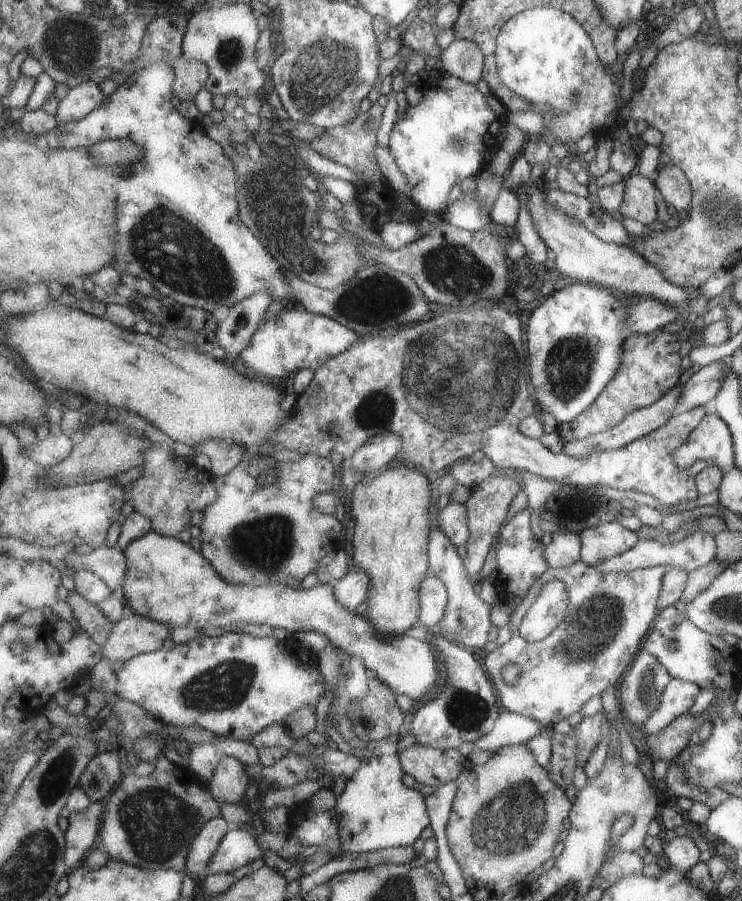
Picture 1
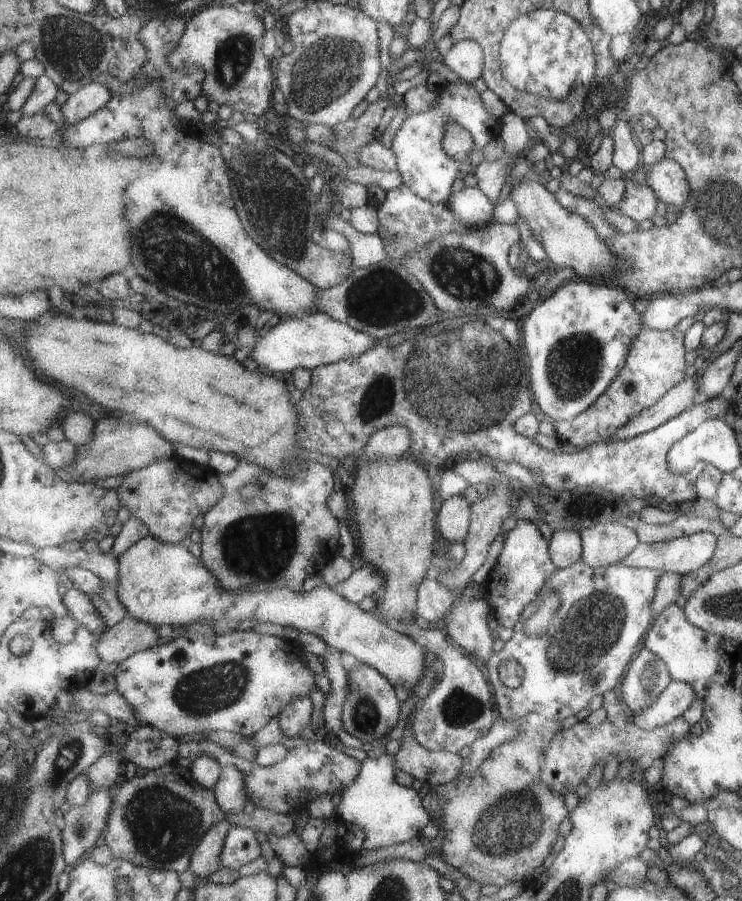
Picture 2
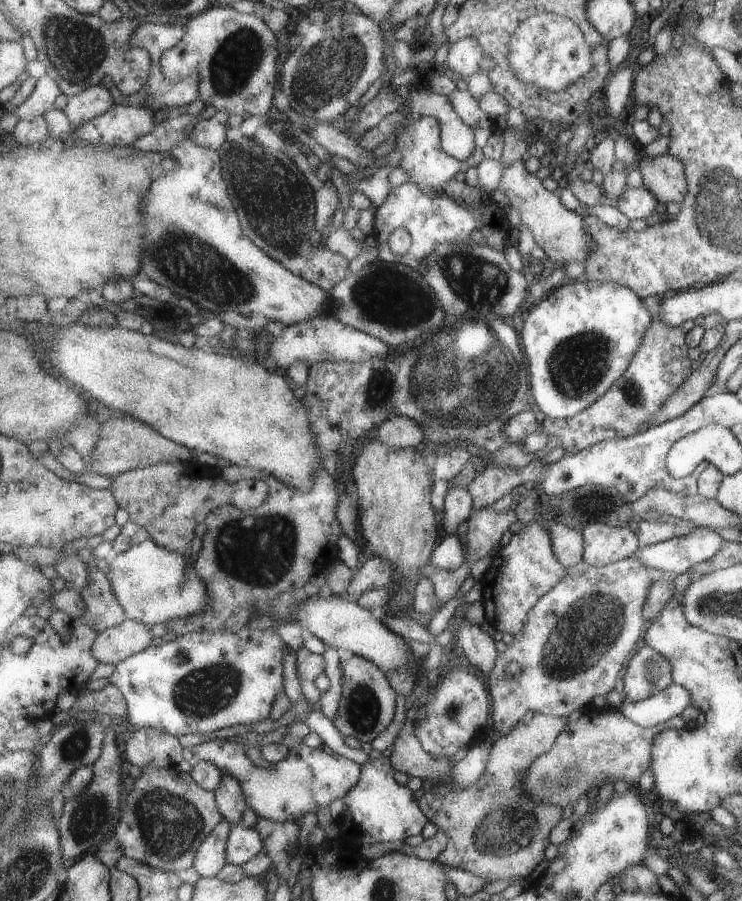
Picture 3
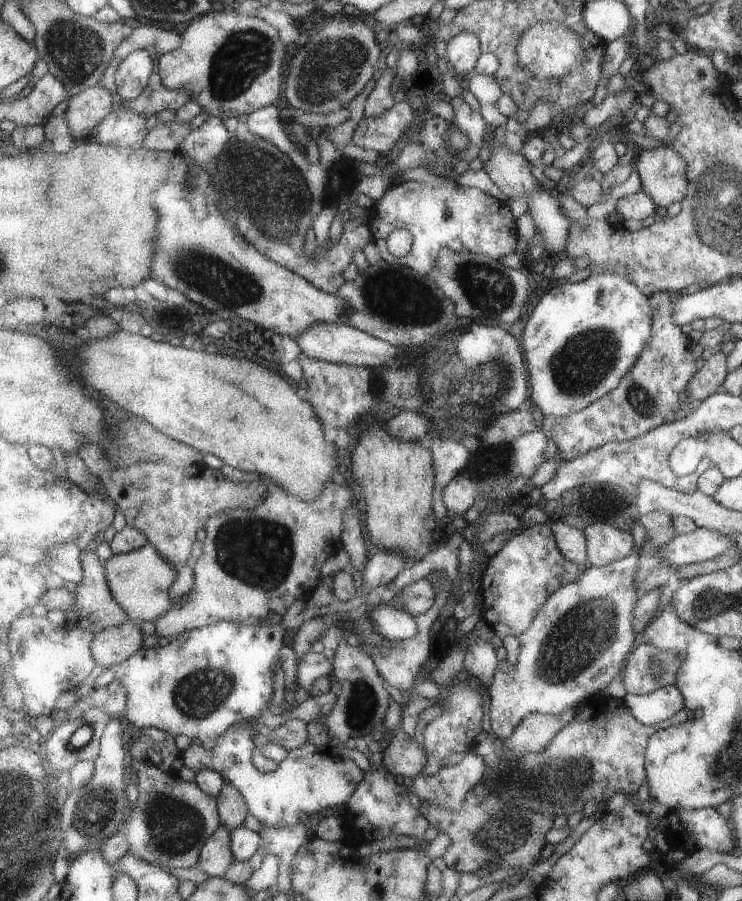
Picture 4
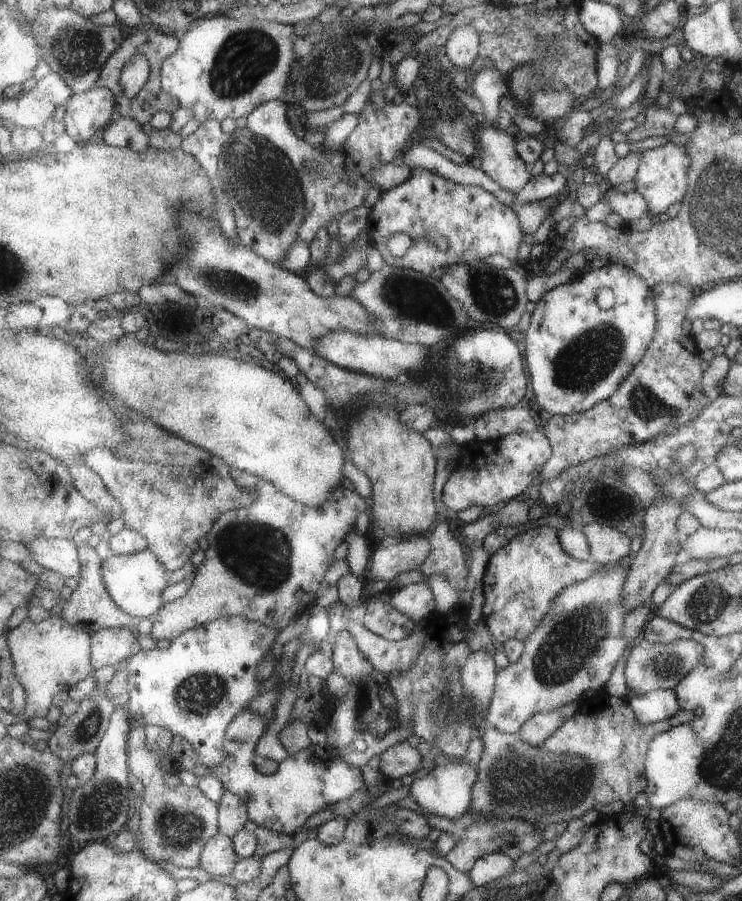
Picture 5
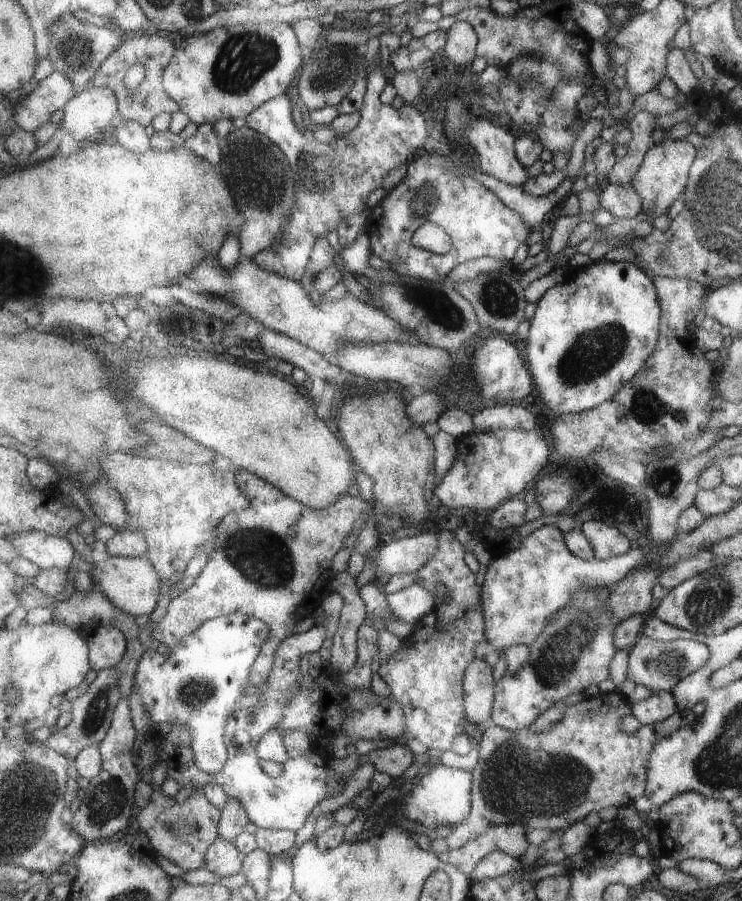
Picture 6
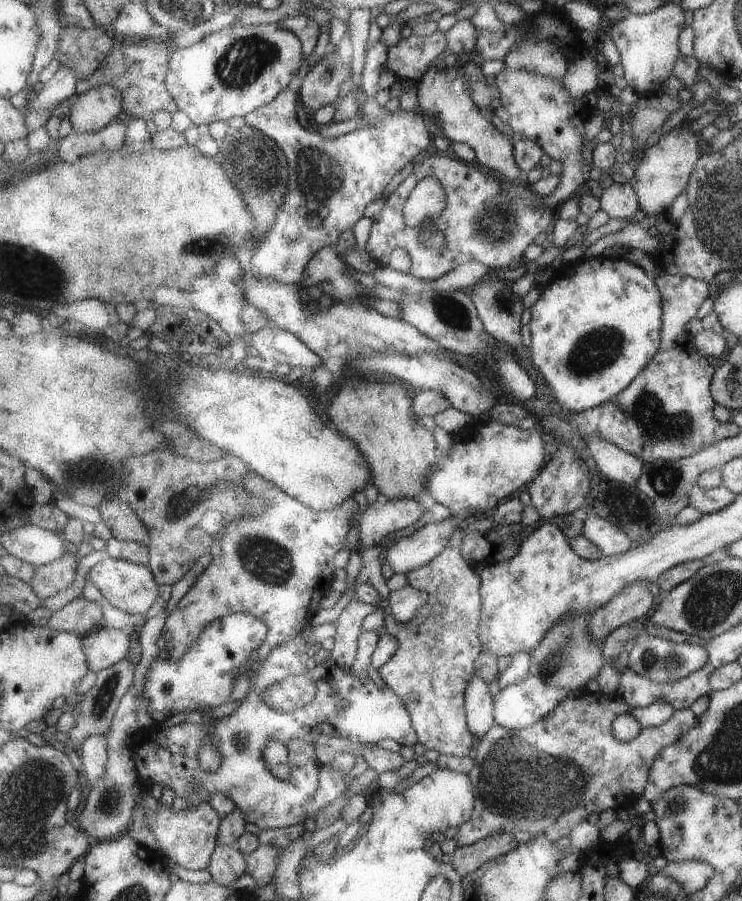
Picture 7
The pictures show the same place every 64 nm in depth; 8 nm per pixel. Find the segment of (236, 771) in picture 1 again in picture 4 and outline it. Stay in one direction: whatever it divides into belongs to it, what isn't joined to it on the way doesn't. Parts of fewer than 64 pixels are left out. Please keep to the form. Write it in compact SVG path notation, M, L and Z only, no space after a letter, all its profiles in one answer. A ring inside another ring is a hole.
M225 782L223 790L217 796L217 806L219 806L221 824L227 826L231 832L243 826L245 818L251 814L247 798L237 786L233 786L233 782Z

